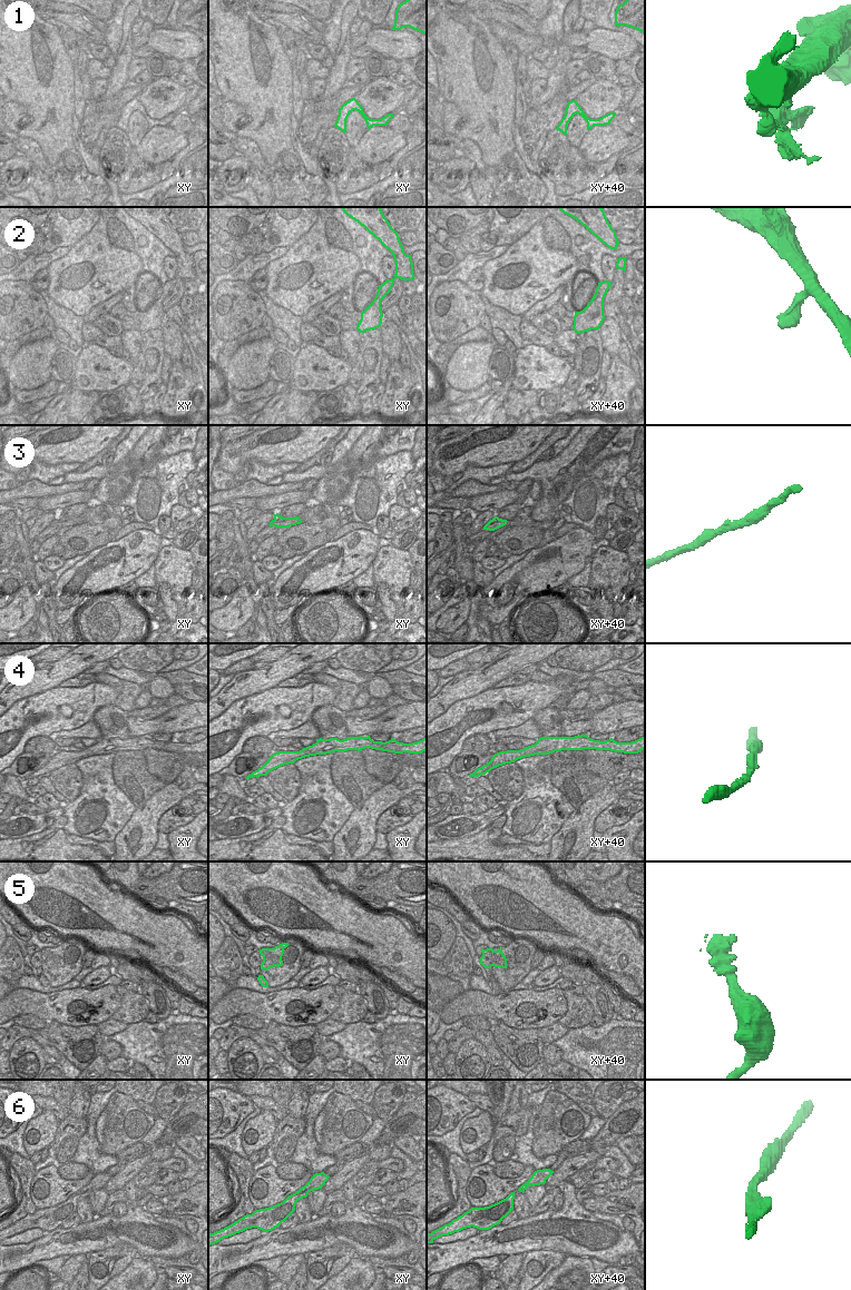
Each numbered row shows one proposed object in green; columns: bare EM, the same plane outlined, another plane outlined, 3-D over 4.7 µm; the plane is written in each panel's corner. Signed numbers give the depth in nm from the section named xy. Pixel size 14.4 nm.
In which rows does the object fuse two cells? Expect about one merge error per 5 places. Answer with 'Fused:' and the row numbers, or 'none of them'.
Fused: 5.

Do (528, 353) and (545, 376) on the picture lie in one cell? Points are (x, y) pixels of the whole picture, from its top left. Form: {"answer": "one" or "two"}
{"answer": "one"}

